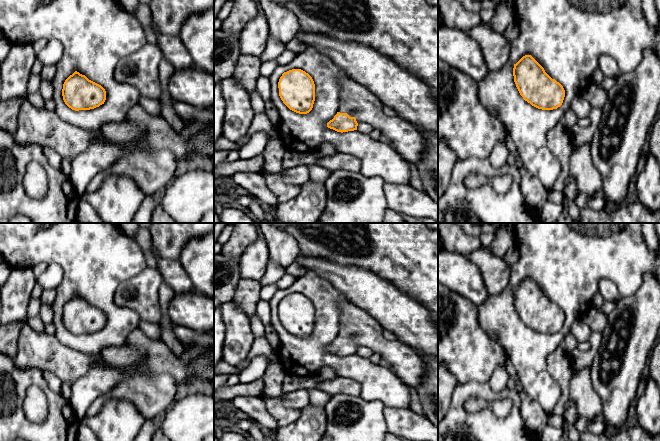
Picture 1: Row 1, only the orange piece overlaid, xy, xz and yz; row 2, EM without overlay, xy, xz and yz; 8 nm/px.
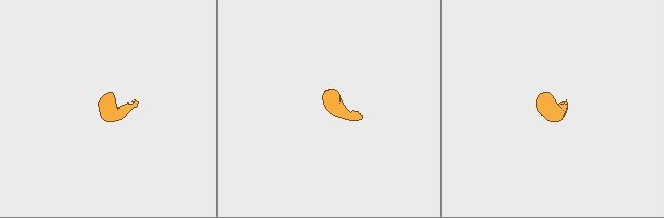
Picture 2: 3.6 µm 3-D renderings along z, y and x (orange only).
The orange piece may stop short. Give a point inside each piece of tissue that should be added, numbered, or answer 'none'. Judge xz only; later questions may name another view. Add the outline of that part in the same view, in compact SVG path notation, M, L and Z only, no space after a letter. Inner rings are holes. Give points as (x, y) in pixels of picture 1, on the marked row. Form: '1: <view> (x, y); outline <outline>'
1: xz (357, 101); outline M349 77L340 79L340 88L338 112L355 117L357 123L370 124L391 141L404 160L414 165L418 163L425 153L426 140L414 125L398 116L387 116L380 99Z

